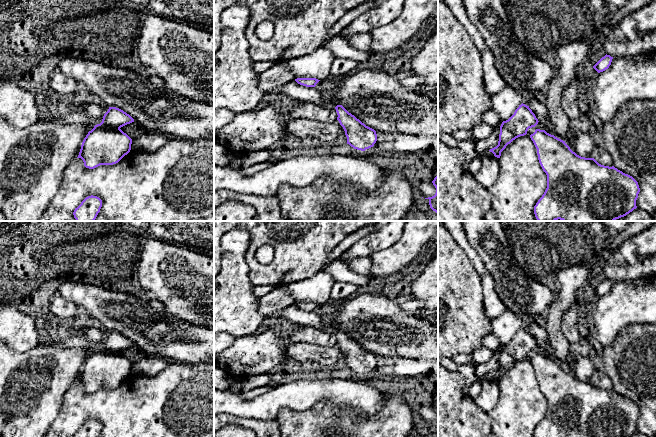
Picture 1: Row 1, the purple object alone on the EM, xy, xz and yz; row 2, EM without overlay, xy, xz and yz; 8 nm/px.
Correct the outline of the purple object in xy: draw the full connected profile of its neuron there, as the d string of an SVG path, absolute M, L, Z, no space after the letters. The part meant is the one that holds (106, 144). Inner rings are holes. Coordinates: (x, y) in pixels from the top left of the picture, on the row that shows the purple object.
M109 107L104 114L102 122L94 126L84 138L79 155L84 162L84 166L94 169L100 165L113 165L118 163L131 150L132 139L120 128L134 122L134 119L116 107Z

